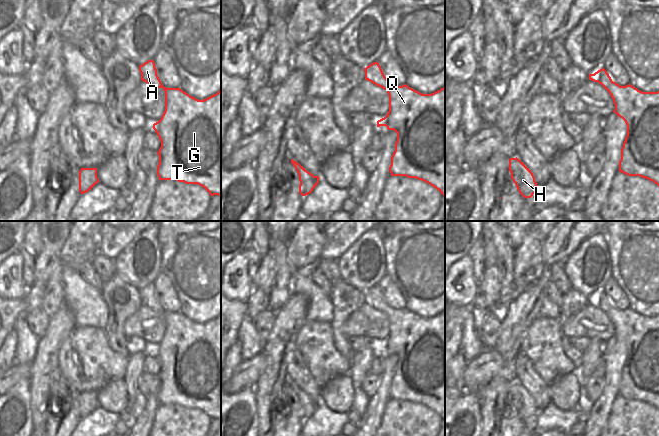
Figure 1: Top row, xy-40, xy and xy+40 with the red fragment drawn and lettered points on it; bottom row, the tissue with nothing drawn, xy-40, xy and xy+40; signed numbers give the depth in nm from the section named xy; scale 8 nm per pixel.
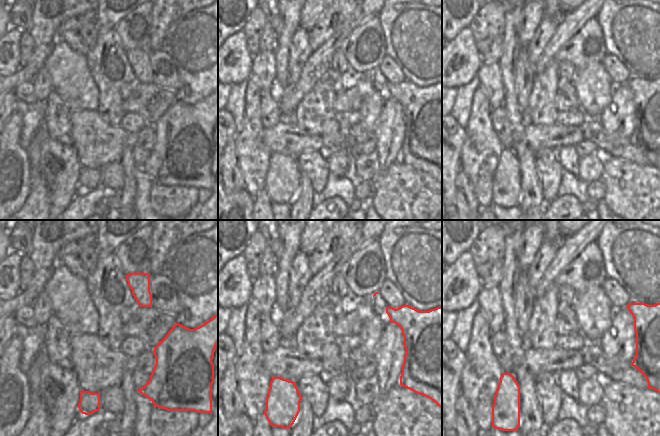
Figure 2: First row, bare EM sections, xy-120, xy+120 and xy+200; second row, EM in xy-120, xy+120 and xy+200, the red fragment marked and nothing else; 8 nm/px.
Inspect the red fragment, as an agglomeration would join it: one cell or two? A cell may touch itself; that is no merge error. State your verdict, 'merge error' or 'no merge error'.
merge error

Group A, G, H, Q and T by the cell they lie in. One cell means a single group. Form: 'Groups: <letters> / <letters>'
Groups: A / G H Q T.

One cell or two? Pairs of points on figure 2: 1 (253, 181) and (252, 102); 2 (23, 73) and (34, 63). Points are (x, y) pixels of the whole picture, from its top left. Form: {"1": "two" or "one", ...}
{"1": "one", "2": "two"}

